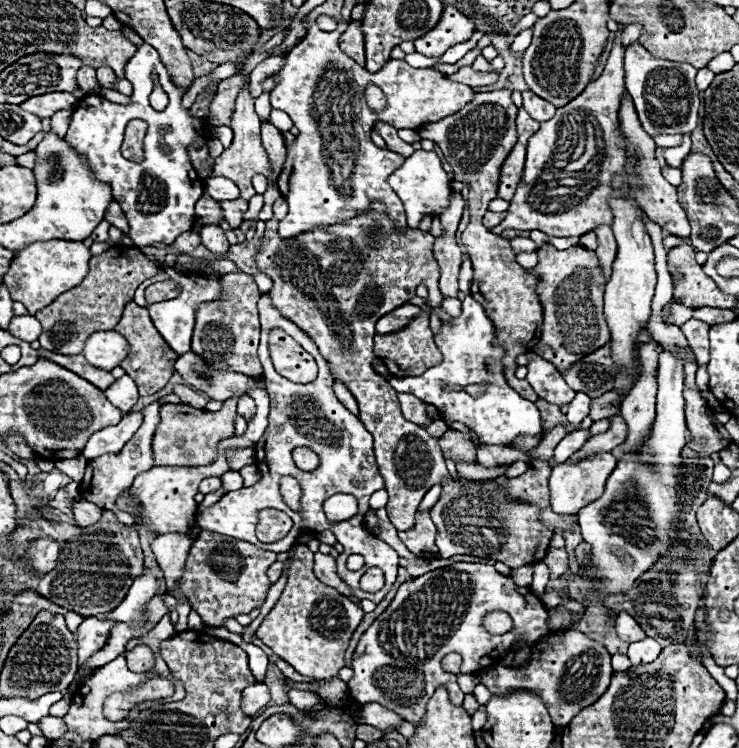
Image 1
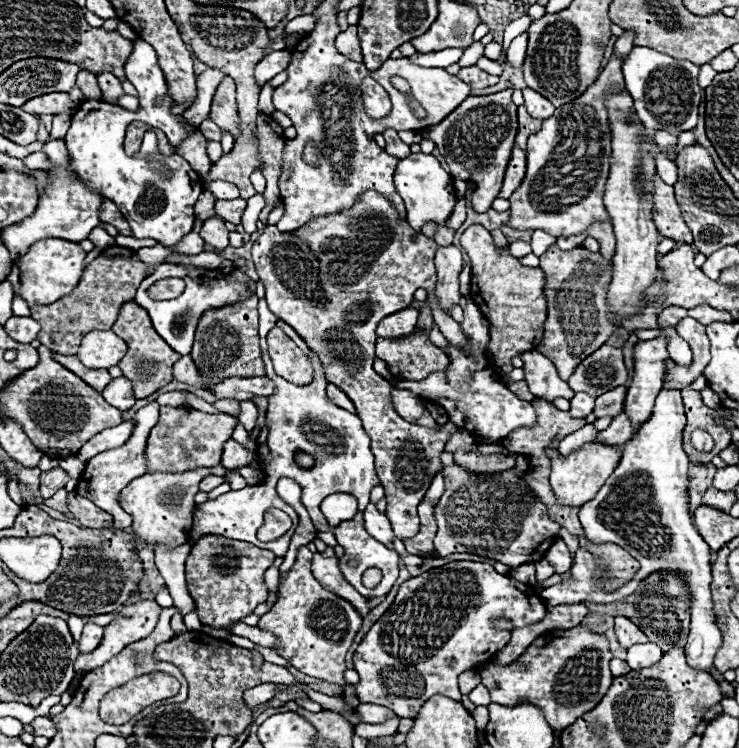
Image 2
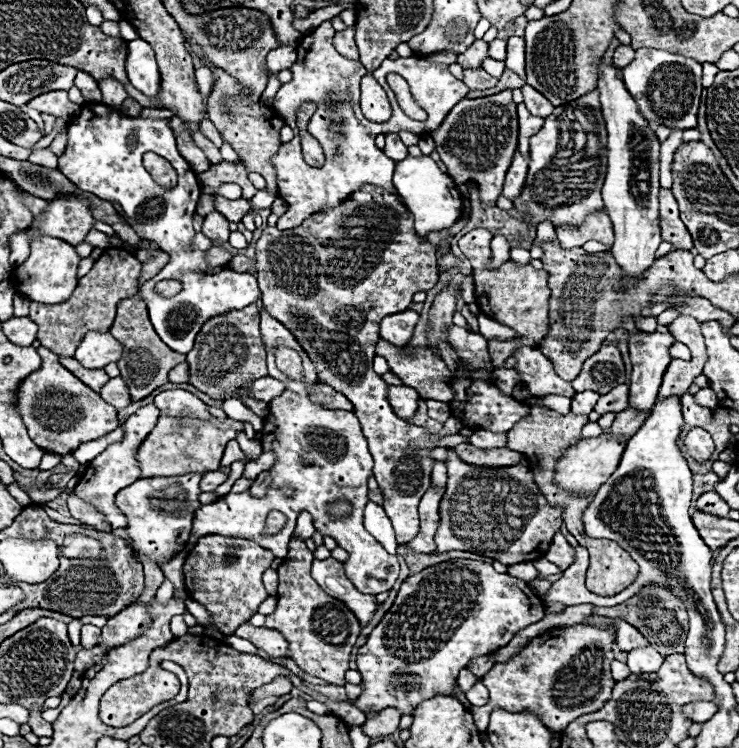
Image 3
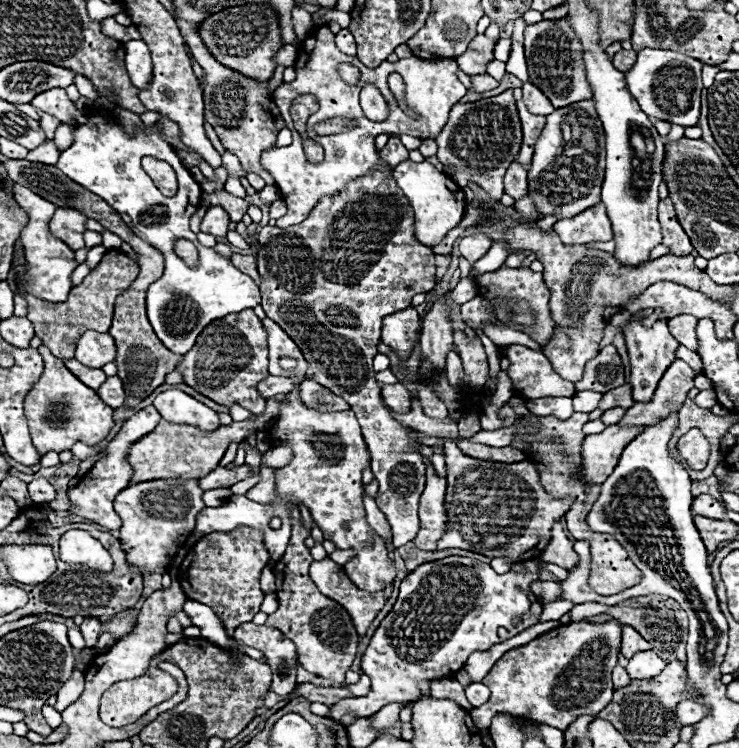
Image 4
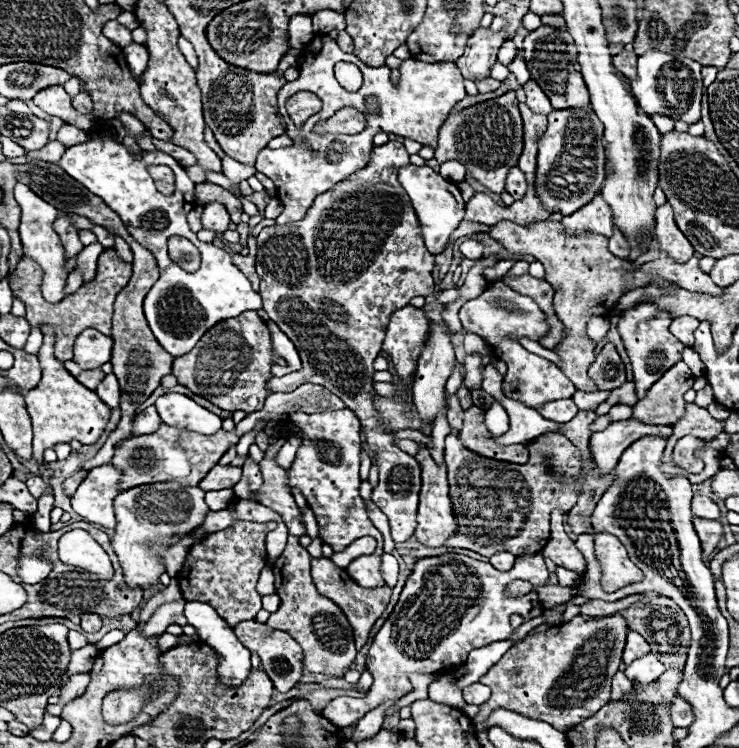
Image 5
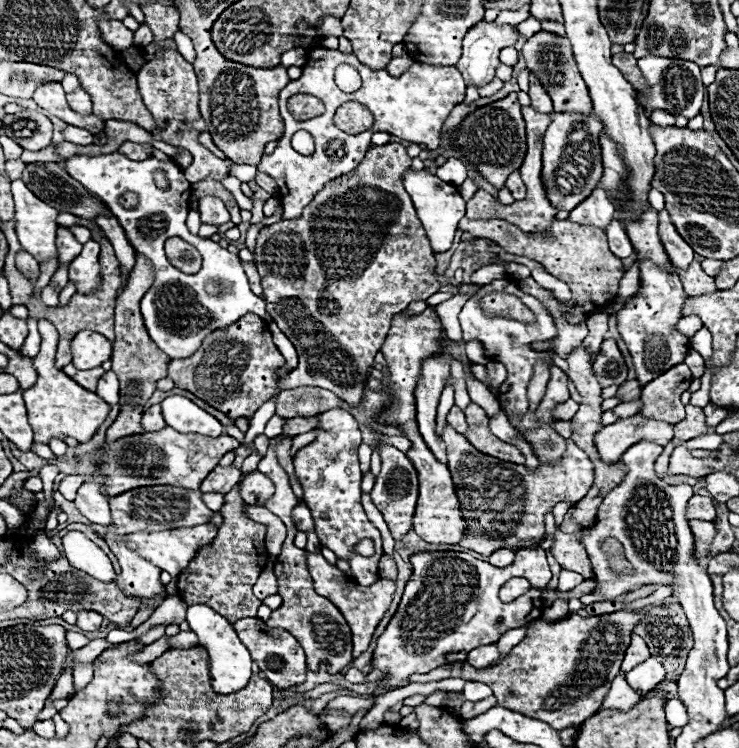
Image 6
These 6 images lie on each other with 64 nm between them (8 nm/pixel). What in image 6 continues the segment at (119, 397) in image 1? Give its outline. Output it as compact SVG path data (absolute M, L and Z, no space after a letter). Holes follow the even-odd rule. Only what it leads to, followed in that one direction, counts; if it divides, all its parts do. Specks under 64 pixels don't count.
M110 370L102 376L102 380L98 382L98 388L96 388L96 394L106 400L110 406L118 404L118 378L116 374Z

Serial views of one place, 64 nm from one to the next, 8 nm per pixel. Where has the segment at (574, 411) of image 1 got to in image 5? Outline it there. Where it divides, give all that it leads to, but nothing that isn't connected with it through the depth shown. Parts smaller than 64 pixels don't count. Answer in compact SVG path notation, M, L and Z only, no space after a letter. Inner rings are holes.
M576 390L572 400L576 402L578 410L592 410L592 408L598 408L598 404L602 404L608 396L608 390L596 390L596 392L582 392L582 390Z

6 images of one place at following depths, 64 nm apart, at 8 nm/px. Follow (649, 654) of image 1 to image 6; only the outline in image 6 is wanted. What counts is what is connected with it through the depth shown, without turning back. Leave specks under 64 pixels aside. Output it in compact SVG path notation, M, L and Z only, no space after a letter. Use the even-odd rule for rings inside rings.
M650 656L642 664L638 664L636 668L632 668L630 672L626 672L626 680L628 680L628 684L638 694L646 694L646 692L654 690L654 686L658 686L662 682L664 674L666 674L664 666L654 656Z

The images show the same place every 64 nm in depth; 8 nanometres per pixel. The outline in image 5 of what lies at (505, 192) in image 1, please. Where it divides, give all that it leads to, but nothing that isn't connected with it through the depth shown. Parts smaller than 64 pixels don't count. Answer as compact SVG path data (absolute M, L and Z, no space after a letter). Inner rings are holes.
M518 166L510 168L508 178L506 178L506 192L512 194L514 200L522 200L524 194L526 194L526 190L528 190L528 184L526 184L524 172Z

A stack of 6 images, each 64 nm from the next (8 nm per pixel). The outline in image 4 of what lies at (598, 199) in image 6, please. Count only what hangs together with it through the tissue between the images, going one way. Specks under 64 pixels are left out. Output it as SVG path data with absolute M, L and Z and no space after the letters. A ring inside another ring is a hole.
M604 204L588 208L576 218L558 220L554 224L554 232L558 232L564 244L586 244L592 240L602 240L602 242L612 240L612 226L606 216Z

